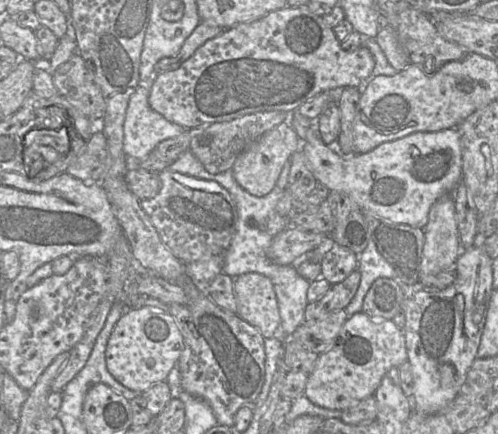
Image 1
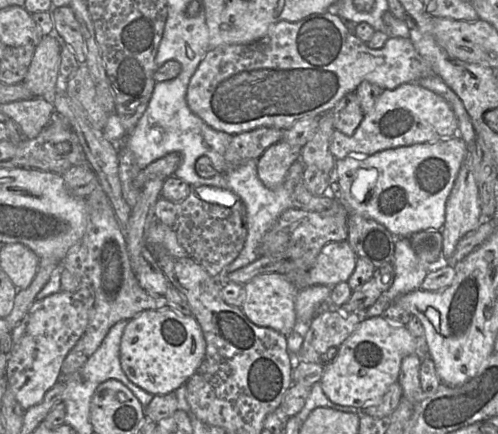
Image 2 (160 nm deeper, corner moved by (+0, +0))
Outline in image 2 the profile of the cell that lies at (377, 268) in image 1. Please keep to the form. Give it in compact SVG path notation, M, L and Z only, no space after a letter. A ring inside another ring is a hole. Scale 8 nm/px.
M398 238L395 243L393 262L395 277L390 288L363 312L364 318L383 315L385 309L399 296L421 288L426 275L437 265L422 263L410 246L407 238Z

